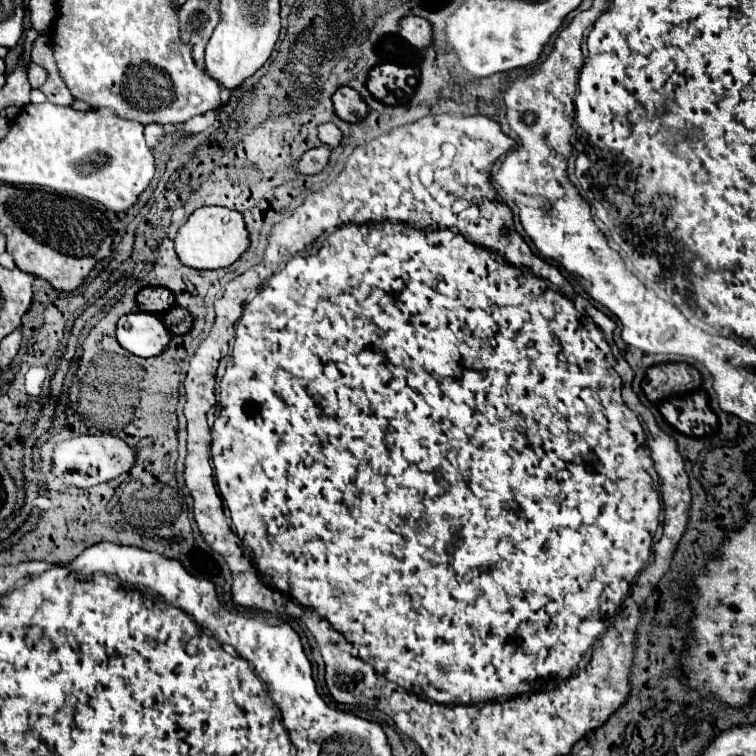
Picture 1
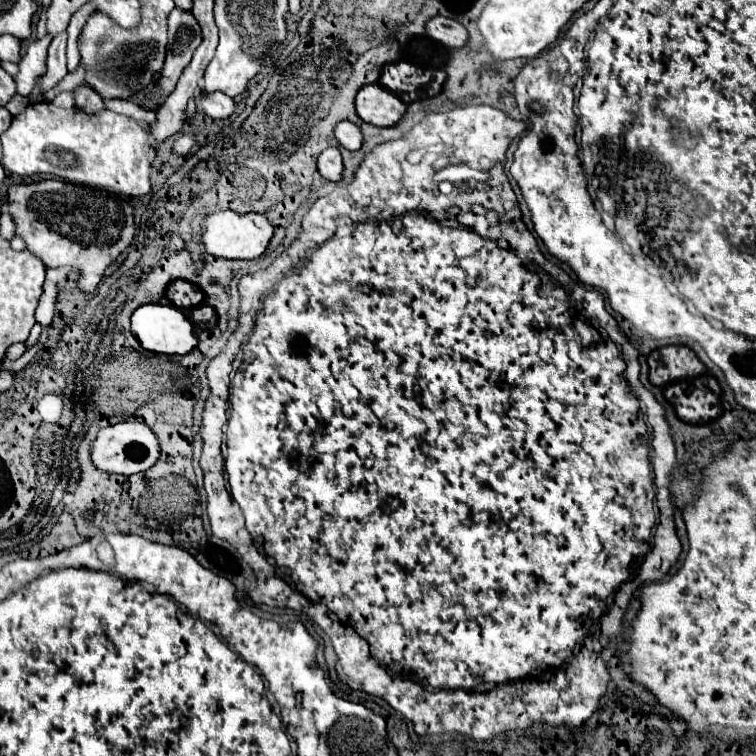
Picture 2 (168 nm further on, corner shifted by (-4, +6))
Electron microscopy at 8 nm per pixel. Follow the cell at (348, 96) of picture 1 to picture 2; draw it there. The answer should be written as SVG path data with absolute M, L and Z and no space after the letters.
M381 84L363 86L357 94L355 106L357 106L357 114L361 116L361 120L373 126L381 126L381 128L399 124L399 120L407 112L407 106Z

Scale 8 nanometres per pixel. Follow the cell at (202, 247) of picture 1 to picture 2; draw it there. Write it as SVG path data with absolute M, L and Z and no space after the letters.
M233 210L215 212L215 214L207 216L205 224L207 226L205 226L201 240L203 240L209 254L221 256L221 258L243 258L243 260L259 258L267 250L267 244L275 232L273 224L263 214L257 214L257 212L249 212L245 216L237 214Z

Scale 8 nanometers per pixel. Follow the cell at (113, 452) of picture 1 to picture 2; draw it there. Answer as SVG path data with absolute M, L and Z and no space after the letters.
M119 422L103 428L97 434L97 440L93 442L93 450L91 450L93 464L99 470L111 472L111 474L123 474L123 476L149 470L157 462L159 454L161 454L161 448L155 432L143 422Z

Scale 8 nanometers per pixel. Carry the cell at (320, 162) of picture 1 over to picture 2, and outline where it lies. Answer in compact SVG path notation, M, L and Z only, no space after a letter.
M327 148L323 150L323 154L317 160L317 168L319 174L331 182L339 182L341 180L341 172L343 172L343 160L337 148Z

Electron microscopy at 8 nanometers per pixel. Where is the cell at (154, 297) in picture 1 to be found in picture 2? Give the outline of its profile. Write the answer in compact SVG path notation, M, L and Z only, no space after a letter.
M175 280L175 282L169 284L169 288L167 288L167 298L169 298L169 302L173 302L177 308L189 310L189 308L195 308L195 306L203 304L205 294L203 294L203 290L201 290L199 286L195 286L193 282Z

